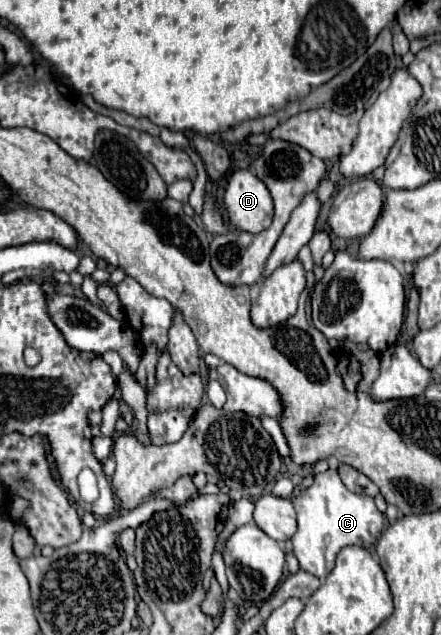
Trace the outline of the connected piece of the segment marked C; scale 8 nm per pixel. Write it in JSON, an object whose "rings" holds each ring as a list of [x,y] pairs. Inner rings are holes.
{"rings":[[[327,469],[325,473],[317,473],[313,485],[305,489],[299,497],[293,497],[293,505],[297,511],[297,533],[291,537],[293,553],[299,559],[303,571],[313,573],[321,581],[335,567],[335,553],[345,545],[357,547],[373,547],[383,531],[385,517],[377,511],[375,501],[367,495],[355,495],[345,489],[337,471]]]}

